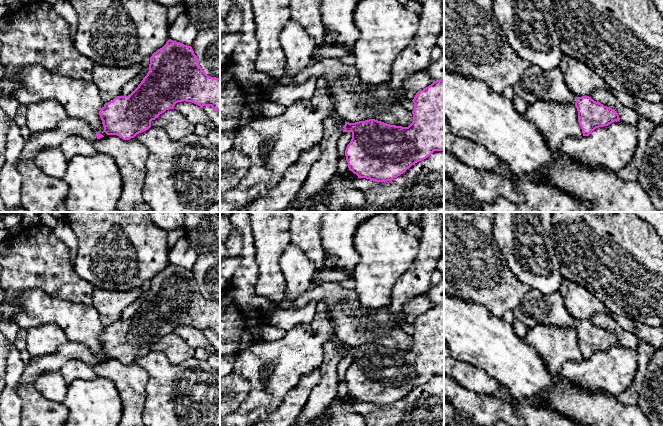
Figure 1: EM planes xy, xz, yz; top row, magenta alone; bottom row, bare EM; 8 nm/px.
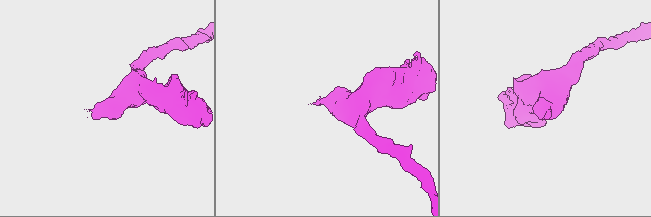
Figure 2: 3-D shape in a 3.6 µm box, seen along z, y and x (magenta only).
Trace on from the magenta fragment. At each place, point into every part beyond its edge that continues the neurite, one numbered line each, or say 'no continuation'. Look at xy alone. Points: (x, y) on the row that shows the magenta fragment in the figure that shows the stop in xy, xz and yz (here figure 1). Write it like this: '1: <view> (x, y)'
1: xy (35, 143)

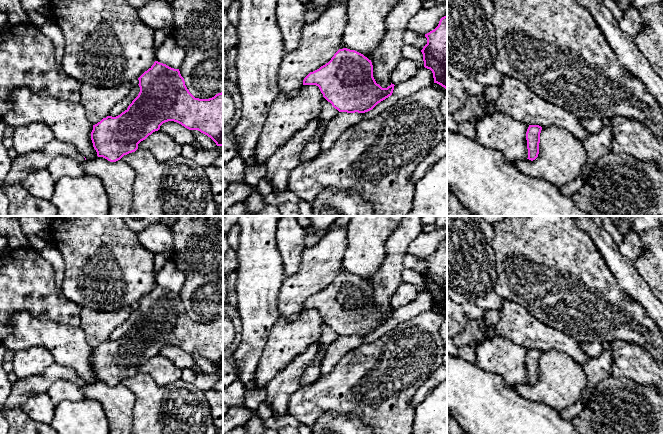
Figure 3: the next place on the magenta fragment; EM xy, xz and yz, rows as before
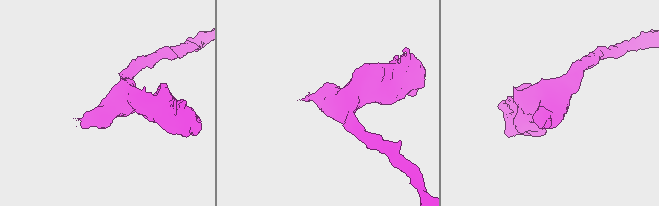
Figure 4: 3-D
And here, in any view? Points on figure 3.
1: xy (22, 165)

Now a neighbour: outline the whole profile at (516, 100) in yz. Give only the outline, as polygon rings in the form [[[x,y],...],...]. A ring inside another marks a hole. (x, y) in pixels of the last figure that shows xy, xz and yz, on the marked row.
[[[502,76],[500,96],[495,106],[499,113],[529,125],[541,127],[556,125],[570,131],[580,140],[590,135],[581,125],[581,119],[562,107],[540,98],[524,83],[512,76]]]

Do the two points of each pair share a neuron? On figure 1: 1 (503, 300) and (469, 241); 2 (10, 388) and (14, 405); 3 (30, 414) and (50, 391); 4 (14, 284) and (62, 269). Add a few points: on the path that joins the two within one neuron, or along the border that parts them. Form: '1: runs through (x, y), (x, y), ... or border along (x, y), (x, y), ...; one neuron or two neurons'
1: runs through (493, 285), (476, 268), (469, 256); one neuron
2: runs through (10, 392), (10, 401); one neuron
3: border along (33, 383), (45, 397), (61, 402); two neurons
4: runs through (26, 272), (29, 269), (50, 269); one neuron

